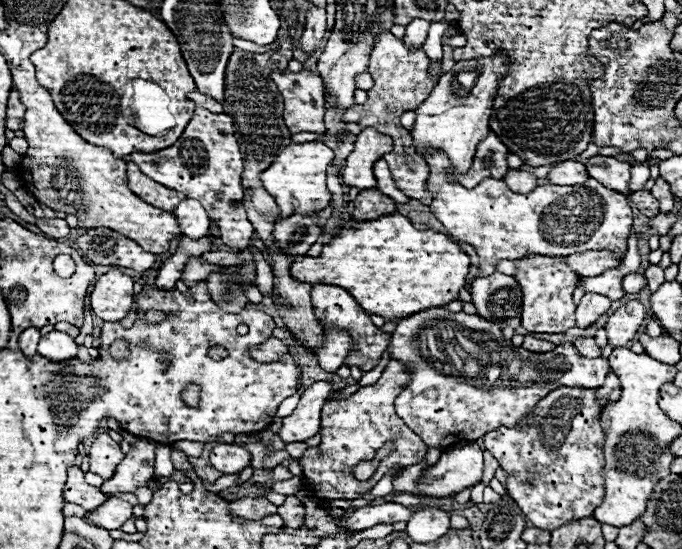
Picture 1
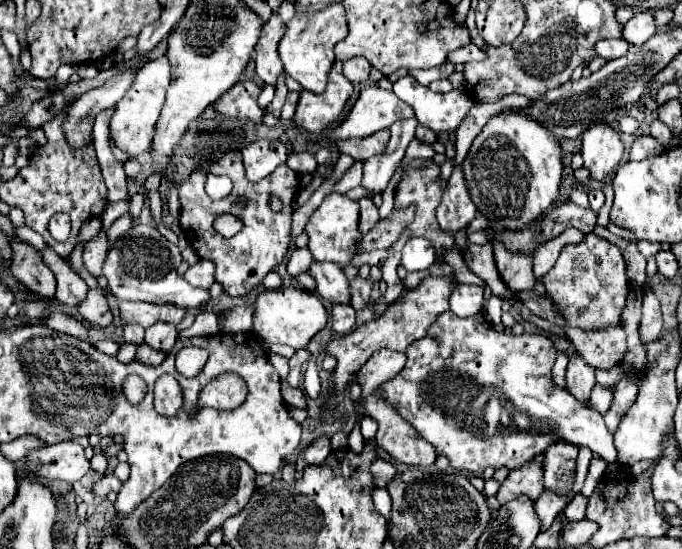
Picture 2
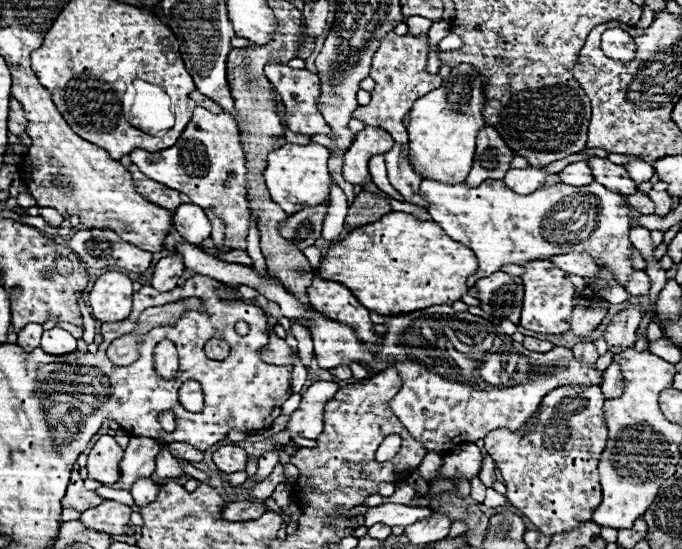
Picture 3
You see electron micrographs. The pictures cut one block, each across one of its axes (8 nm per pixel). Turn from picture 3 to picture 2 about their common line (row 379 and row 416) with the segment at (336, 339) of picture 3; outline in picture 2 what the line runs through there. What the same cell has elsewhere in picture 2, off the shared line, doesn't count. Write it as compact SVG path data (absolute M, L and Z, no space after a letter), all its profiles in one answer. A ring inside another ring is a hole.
M444 312L444 314L440 314L440 316L436 318L436 322L428 328L428 334L426 334L424 338L420 338L420 342L414 342L412 346L408 346L406 356L408 356L408 362L406 362L406 366L400 370L400 374L396 374L396 376L390 378L388 382L380 384L382 398L388 400L388 404L394 406L394 408L400 412L400 416L402 416L406 422L410 422L410 424L416 428L416 432L418 432L424 440L428 440L432 446L436 446L438 454L444 454L444 456L450 460L450 466L452 466L452 468L466 470L466 472L474 472L474 474L482 474L488 466L492 466L492 468L506 466L506 468L514 470L514 468L522 466L524 462L528 462L528 460L532 460L532 458L544 454L544 450L546 450L552 442L560 442L560 440L562 440L562 442L568 442L568 444L574 444L574 446L578 446L578 448L580 448L580 446L588 446L594 454L602 456L608 464L618 460L618 458L616 458L614 440L612 440L612 432L606 428L602 416L600 416L596 410L592 410L590 406L584 406L584 404L580 404L576 398L572 398L572 394L570 394L568 390L562 390L562 388L558 388L558 386L554 384L550 372L552 372L552 364L554 364L554 360L556 360L556 350L554 350L554 342L552 342L550 338L542 336L542 334L526 334L526 332L520 334L520 336L504 334L504 332L496 332L484 314L478 314L476 318L456 318L456 314L452 314L452 312ZM502 394L504 394L504 408L500 408L500 404L498 404L498 398L502 398ZM474 412L476 412L476 414L474 414Z

